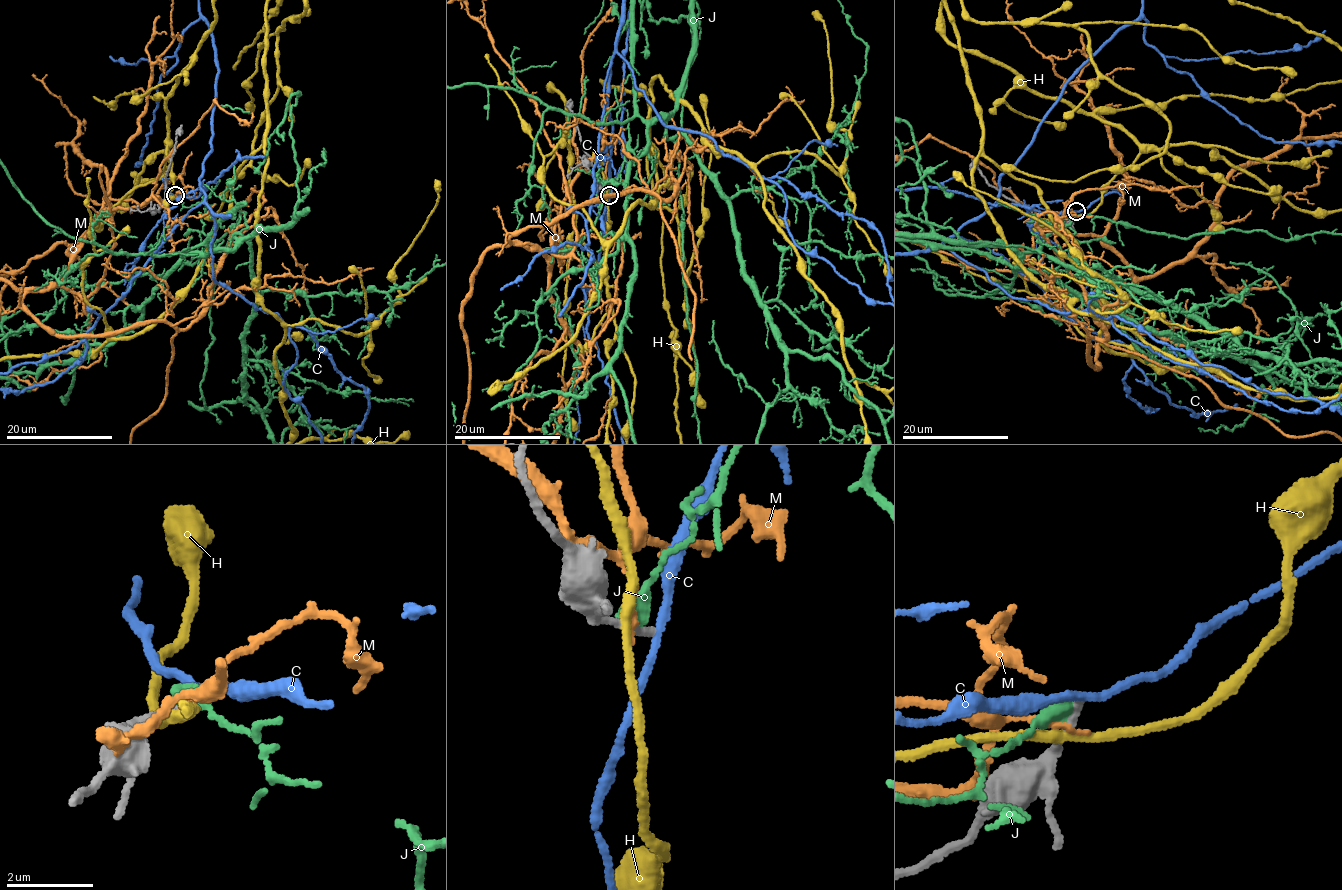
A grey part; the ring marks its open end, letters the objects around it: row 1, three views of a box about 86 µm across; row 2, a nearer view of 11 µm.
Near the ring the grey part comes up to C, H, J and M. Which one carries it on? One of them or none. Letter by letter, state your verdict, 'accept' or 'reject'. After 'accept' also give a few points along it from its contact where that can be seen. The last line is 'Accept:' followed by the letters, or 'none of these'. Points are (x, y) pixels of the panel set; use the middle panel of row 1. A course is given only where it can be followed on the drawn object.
C: reject
H: reject
J: reject
M: reject
Accept: none of these

